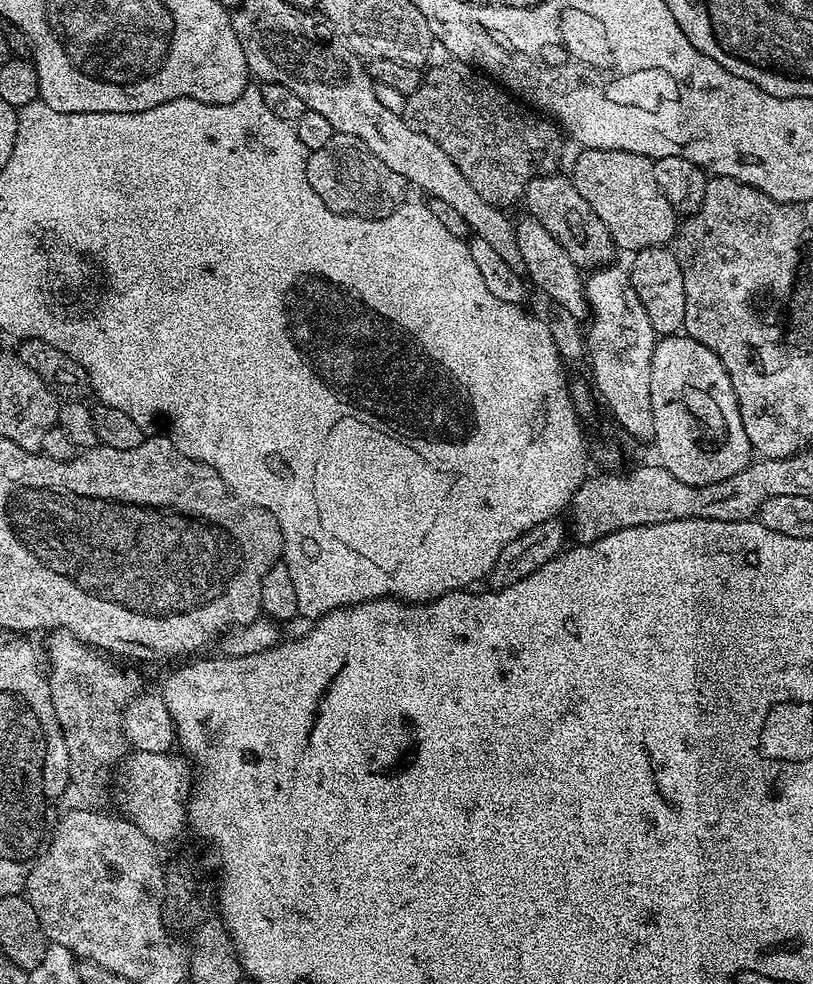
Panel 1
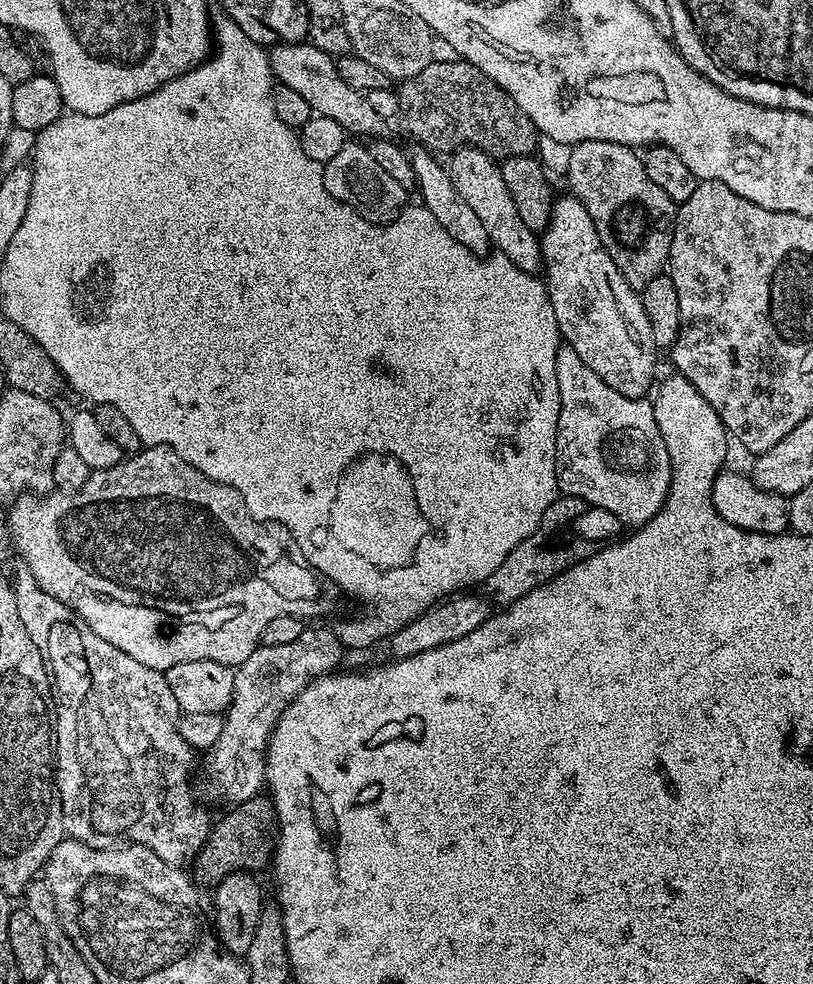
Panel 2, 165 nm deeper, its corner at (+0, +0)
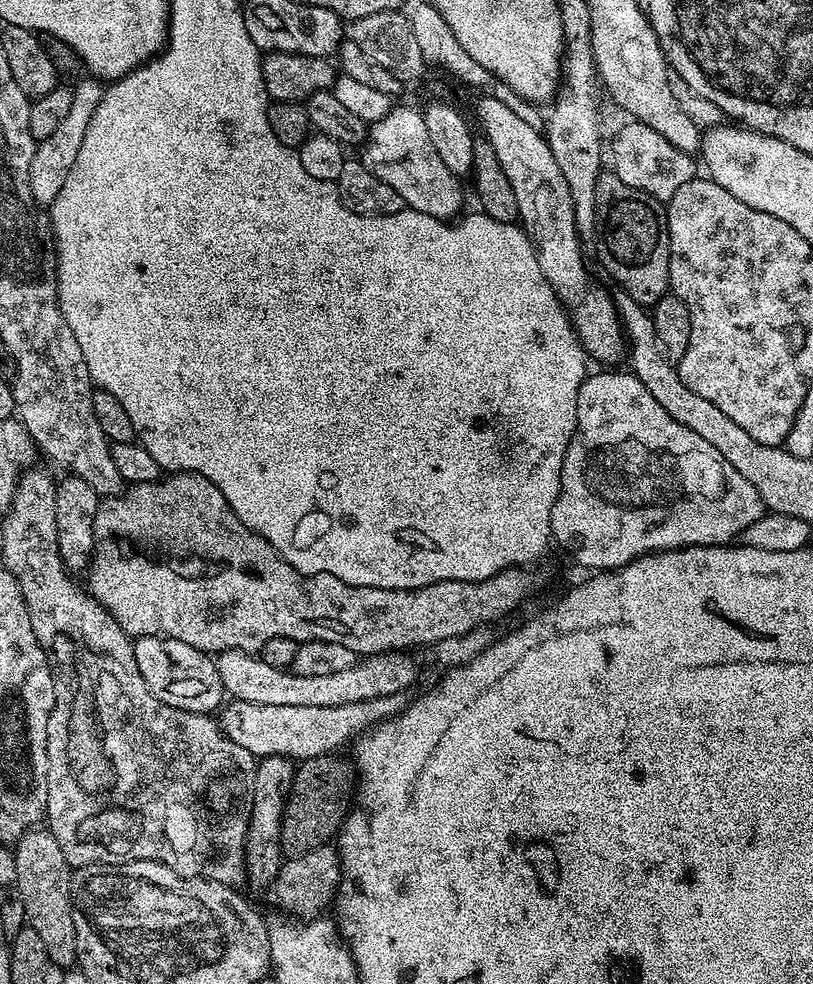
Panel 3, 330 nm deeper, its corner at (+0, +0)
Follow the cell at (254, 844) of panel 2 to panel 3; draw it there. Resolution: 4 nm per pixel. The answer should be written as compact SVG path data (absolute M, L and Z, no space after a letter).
M338 754L322 755L301 761L296 770L296 777L288 795L288 805L284 808L284 821L280 835L280 847L285 857L309 853L322 844L329 843L338 833L344 822L348 807L351 805L356 782L356 772L349 759L342 759Z

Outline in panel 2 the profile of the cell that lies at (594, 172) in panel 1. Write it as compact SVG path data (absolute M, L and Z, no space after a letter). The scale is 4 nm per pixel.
M584 140L571 145L567 156L567 191L586 206L594 230L598 230L598 238L602 238L606 254L614 258L614 266L622 270L622 278L626 278L632 288L644 289L668 267L677 204L646 174L641 153L626 144Z

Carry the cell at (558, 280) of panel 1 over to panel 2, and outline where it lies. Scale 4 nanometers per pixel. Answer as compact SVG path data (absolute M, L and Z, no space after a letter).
M467 146L457 148L451 153L452 164L447 170L452 176L454 190L462 194L462 199L474 209L474 214L486 230L488 243L495 251L502 253L518 270L526 270L533 274L539 273L542 268L540 258L540 236L522 222L518 215L518 206L514 206L514 198L510 198L510 190L506 190L506 182L500 173L500 164L493 157L487 156L482 150Z

